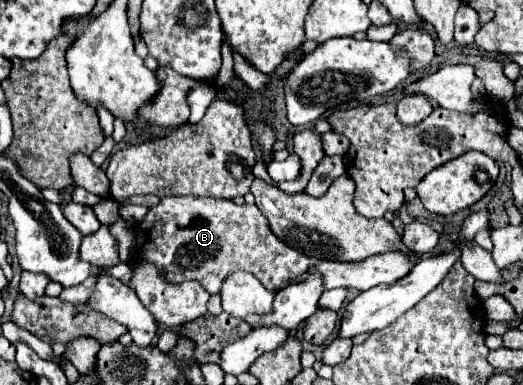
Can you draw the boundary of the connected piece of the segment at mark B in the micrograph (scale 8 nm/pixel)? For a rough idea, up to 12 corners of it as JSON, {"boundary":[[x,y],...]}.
{"boundary":[[168,196],[136,228],[170,282],[308,270],[254,204]]}

